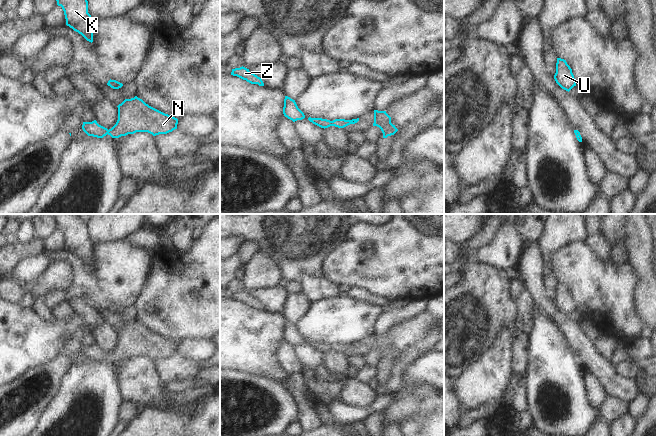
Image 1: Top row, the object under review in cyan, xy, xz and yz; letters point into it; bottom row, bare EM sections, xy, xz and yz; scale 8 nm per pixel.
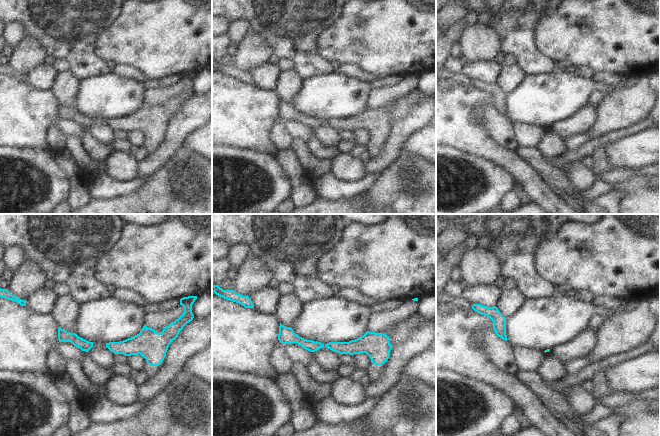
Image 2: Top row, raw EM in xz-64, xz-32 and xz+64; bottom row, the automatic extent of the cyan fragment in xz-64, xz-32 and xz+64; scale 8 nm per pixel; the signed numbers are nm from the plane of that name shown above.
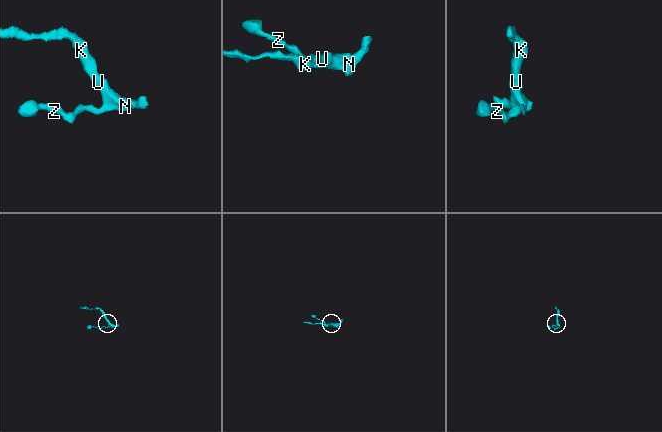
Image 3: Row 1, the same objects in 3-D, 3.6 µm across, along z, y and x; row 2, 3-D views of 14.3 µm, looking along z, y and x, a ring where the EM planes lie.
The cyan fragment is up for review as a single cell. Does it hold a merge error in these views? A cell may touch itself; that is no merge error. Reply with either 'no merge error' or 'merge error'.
no merge error

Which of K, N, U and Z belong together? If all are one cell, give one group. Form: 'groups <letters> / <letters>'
groups K N U Z

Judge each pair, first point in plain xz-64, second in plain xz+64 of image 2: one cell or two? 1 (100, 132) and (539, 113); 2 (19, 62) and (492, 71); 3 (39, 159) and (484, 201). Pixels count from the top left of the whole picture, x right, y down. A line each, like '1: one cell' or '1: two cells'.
1: two cells
2: two cells
3: one cell

